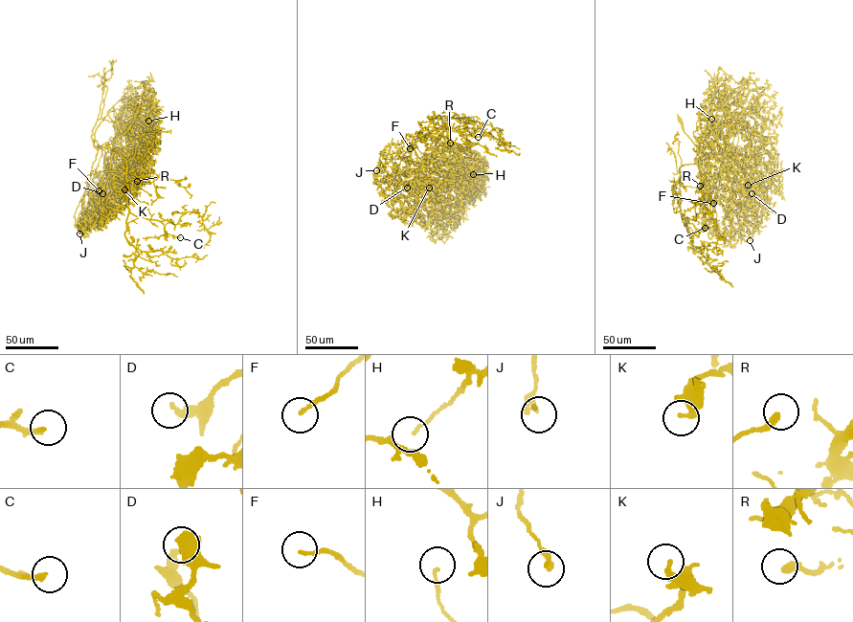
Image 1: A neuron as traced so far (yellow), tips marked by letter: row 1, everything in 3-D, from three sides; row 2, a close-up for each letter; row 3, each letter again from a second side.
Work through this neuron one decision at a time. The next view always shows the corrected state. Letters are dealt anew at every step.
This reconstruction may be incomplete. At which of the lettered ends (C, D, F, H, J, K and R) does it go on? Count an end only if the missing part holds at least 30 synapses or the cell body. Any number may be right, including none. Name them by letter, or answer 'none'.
C, F, R

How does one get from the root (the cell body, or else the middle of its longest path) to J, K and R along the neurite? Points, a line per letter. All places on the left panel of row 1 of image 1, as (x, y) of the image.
J: (115, 149), (96, 146), (98, 152), (88, 183), (91, 186), (82, 201), (86, 212), (79, 233)
K: (115, 149), (96, 147), (94, 142), (104, 150), (107, 180), (124, 189)
R: (115, 149), (96, 147), (94, 142), (100, 146), (106, 143), (113, 151), (124, 149), (123, 164), (137, 181)

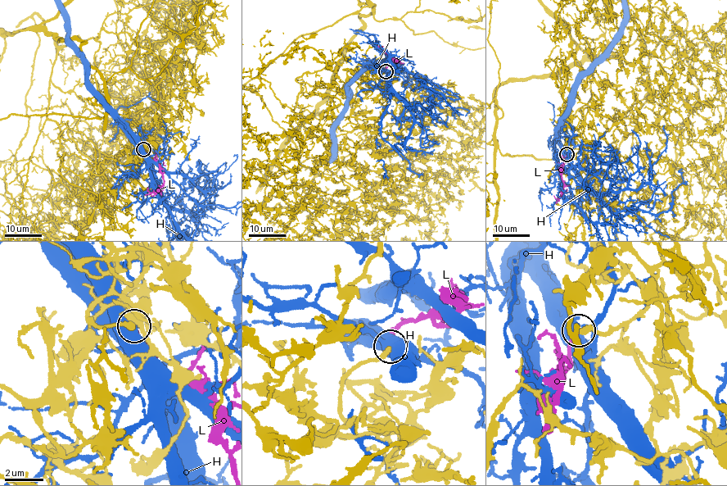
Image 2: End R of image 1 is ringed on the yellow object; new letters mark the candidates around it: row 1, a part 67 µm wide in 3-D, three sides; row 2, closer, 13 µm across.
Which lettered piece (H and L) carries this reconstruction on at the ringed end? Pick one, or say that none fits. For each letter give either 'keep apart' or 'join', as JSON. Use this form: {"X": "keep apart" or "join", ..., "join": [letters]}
{"H": "keep apart", "L": "join", "join": ["L"]}

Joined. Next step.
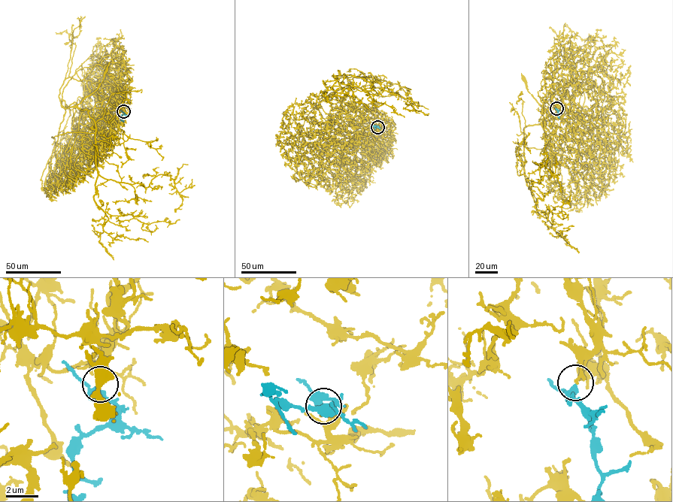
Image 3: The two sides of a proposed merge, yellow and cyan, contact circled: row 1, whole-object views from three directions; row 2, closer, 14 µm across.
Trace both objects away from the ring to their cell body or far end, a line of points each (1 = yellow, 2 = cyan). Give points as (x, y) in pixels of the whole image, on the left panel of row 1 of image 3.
1: (123, 111), (112, 98), (81, 112), (62, 101), (95, 122), (95, 202), (149, 224), (180, 219)
2: (123, 112), (121, 119), (124, 121)

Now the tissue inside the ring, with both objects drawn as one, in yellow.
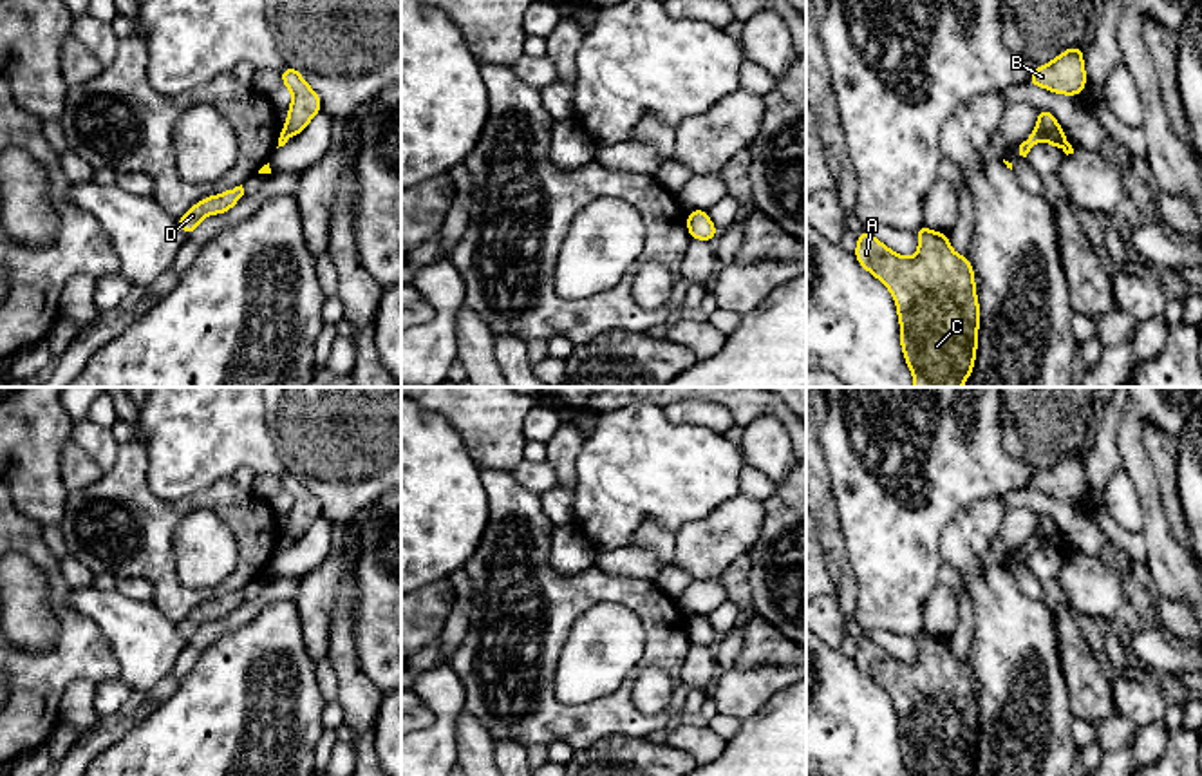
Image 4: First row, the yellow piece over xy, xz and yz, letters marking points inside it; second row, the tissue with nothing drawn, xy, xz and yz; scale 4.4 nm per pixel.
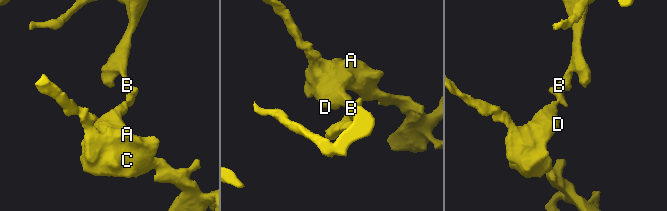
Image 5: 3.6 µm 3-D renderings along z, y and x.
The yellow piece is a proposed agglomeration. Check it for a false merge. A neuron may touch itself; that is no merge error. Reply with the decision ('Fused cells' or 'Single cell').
Fused cells

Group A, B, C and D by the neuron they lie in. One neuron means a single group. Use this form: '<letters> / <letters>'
A C D / B

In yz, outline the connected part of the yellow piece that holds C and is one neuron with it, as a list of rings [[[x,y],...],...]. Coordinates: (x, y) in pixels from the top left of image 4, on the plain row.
[[[925,629],[915,637],[915,662],[895,658],[868,635],[857,640],[853,660],[893,700],[911,776],[972,776],[980,734],[974,673],[953,657],[949,640]]]

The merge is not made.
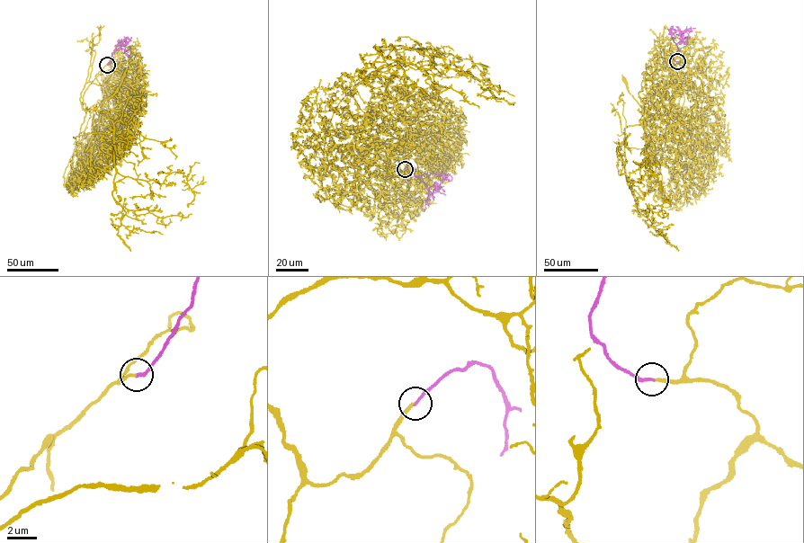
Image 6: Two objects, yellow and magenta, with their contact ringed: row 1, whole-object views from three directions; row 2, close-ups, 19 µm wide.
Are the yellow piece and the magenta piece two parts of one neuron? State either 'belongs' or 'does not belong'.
belongs

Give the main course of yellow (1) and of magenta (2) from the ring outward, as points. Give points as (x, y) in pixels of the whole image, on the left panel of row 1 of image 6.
1: (107, 65), (82, 107), (108, 112), (113, 123), (113, 198), (163, 218), (192, 214)
2: (107, 65), (114, 50), (120, 46), (124, 46), (129, 57), (133, 52)

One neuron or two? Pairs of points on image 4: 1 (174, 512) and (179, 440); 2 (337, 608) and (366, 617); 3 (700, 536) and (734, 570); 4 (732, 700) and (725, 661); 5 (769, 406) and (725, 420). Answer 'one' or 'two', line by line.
1: two
2: two
3: two
4: two
5: two

